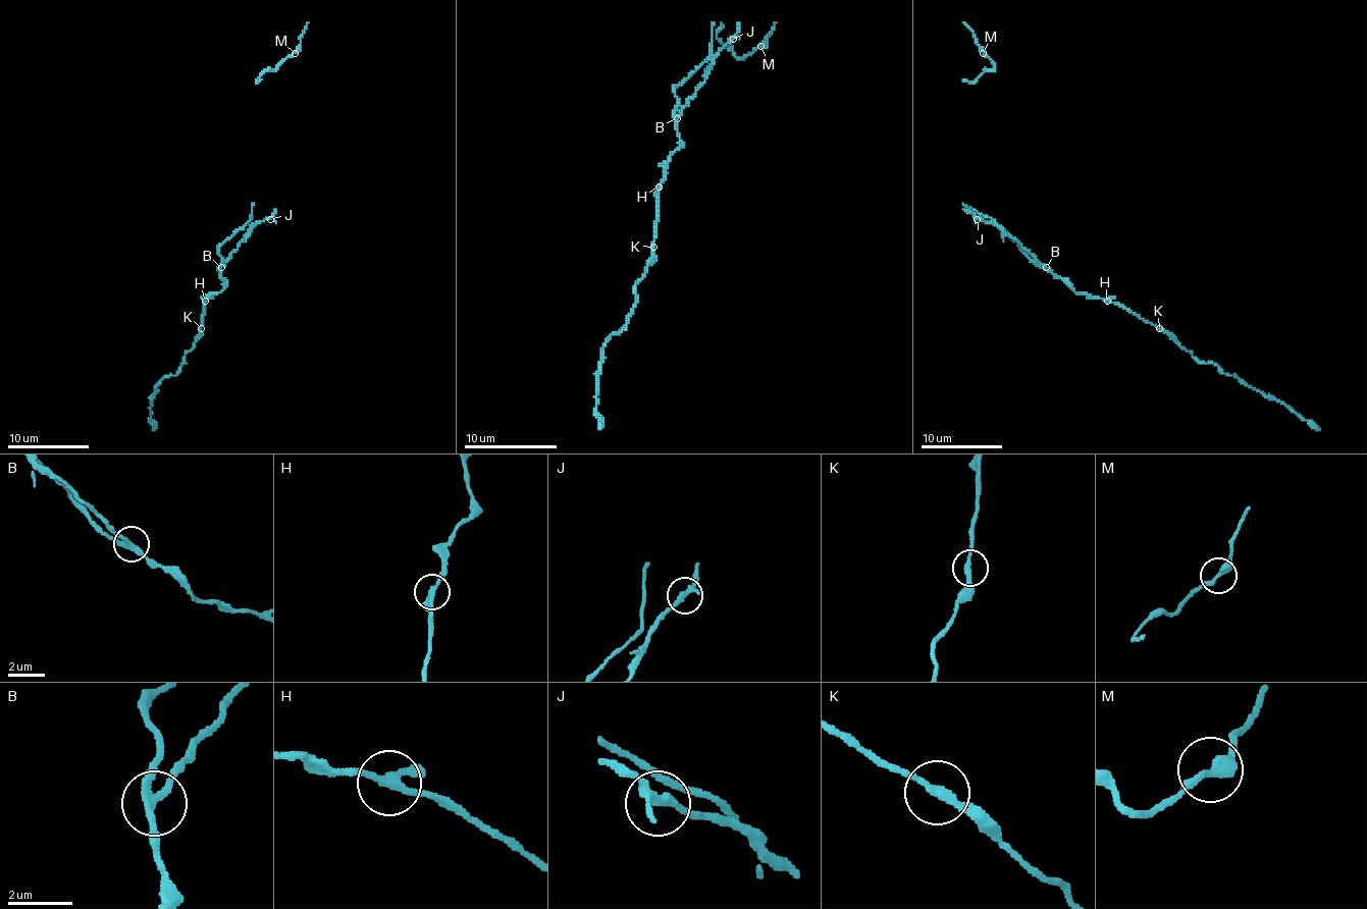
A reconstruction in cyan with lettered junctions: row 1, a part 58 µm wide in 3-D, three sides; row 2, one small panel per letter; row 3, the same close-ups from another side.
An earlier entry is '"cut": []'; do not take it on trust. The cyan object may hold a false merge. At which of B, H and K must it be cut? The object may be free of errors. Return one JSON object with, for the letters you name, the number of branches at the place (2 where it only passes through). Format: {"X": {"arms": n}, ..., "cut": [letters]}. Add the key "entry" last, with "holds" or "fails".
{"B": {"arms": 3}, "cut": ["B"], "entry": "fails"}

